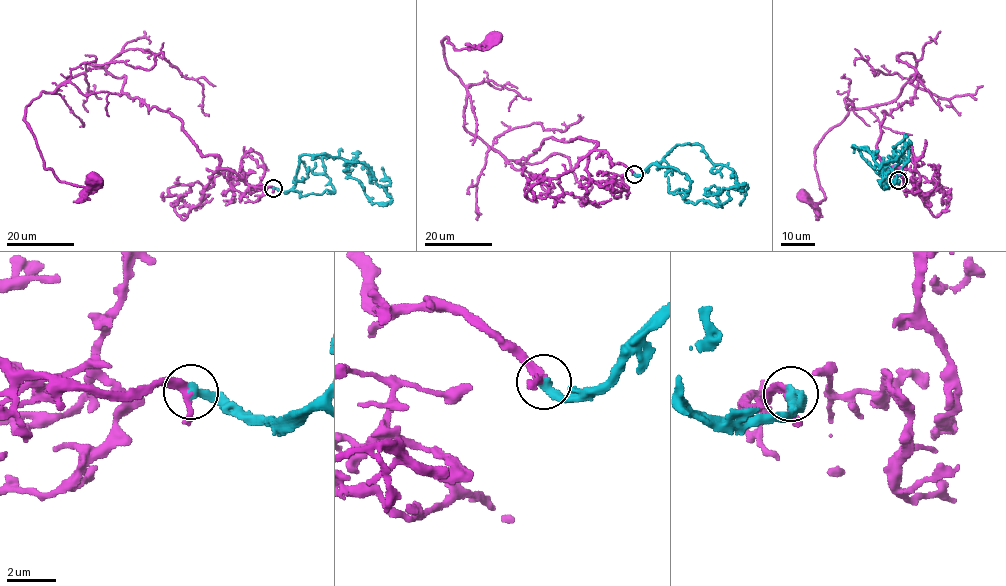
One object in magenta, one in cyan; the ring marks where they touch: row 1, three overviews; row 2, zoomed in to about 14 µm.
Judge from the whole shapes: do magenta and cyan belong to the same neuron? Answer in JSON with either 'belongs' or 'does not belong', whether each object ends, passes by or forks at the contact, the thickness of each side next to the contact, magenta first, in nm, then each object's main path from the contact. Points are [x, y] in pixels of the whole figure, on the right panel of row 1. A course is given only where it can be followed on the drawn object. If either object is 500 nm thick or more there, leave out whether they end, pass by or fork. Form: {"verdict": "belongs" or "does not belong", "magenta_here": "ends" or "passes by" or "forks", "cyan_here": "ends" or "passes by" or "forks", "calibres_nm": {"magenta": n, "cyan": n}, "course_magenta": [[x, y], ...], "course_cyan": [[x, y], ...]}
{"verdict": "belongs", "magenta_here": "passes by", "cyan_here": "ends", "calibres_nm": {"magenta": 240, "cyan": 400}, "course_magenta": [[898, 180], [876, 144], [883, 111], [911, 101], [917, 74], [826, 133], [815, 155], [825, 199], [803, 199]], "course_cyan": [[898, 180], [886, 183], [851, 146], [865, 146], [886, 189], [896, 177], [894, 149], [907, 135]]}

